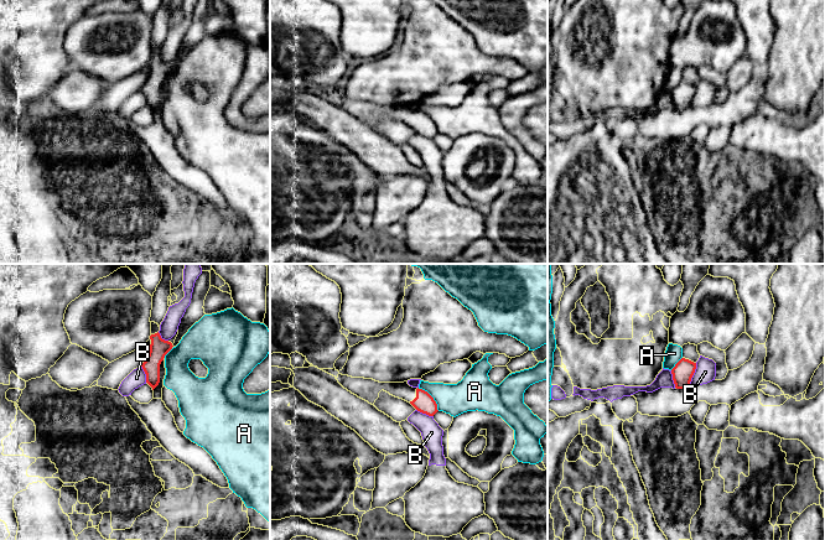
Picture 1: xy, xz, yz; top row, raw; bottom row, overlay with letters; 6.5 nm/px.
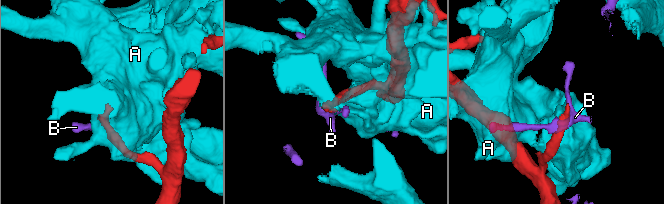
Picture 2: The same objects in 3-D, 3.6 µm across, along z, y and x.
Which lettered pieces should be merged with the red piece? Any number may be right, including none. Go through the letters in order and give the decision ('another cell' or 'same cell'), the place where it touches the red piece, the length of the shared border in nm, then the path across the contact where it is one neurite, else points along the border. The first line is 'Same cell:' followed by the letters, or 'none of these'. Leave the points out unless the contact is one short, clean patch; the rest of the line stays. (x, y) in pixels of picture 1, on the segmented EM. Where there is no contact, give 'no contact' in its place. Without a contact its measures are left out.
Same cell: none of these
A: another cell; meets red in xz at (431, 396); contact 200 nm long
B: another cell; meets red in yz at (693, 374); contact 150 nm long; border along yz (696, 363), (689, 384)

